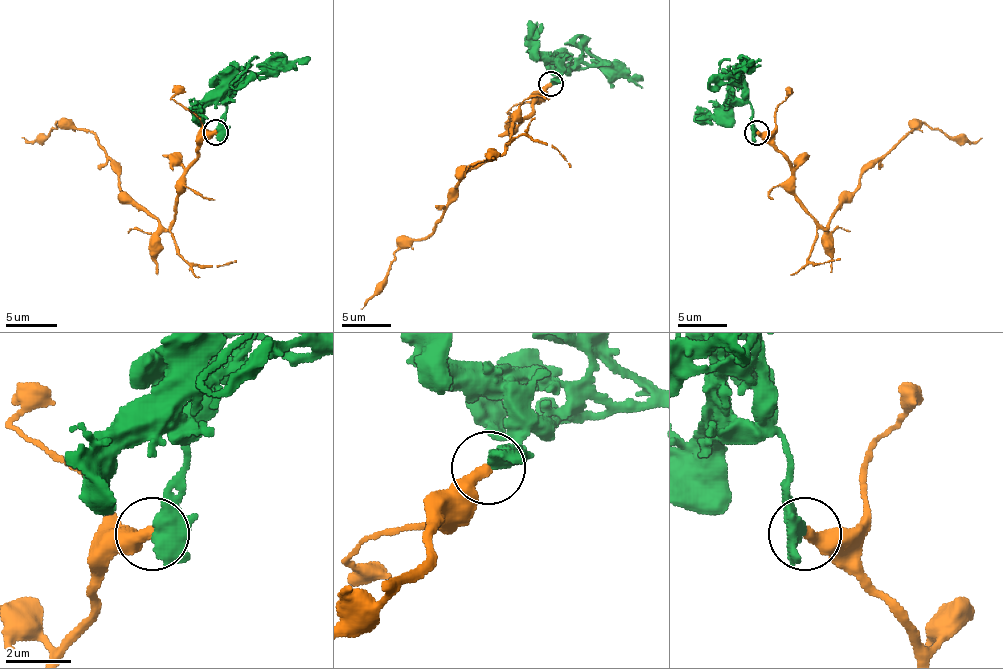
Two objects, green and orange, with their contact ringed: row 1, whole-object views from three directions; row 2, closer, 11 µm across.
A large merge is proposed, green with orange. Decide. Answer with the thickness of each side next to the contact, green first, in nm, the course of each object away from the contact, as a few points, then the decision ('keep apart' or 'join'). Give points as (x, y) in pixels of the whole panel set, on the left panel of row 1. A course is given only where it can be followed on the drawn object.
360/380 nm | green via (216, 133), (226, 110), (226, 97), (249, 77), (275, 77), (310, 57) | orange via (216, 133), (188, 168), (168, 229), (120, 189), (120, 171), (84, 128), (59, 123), (21, 138) | keep apart

